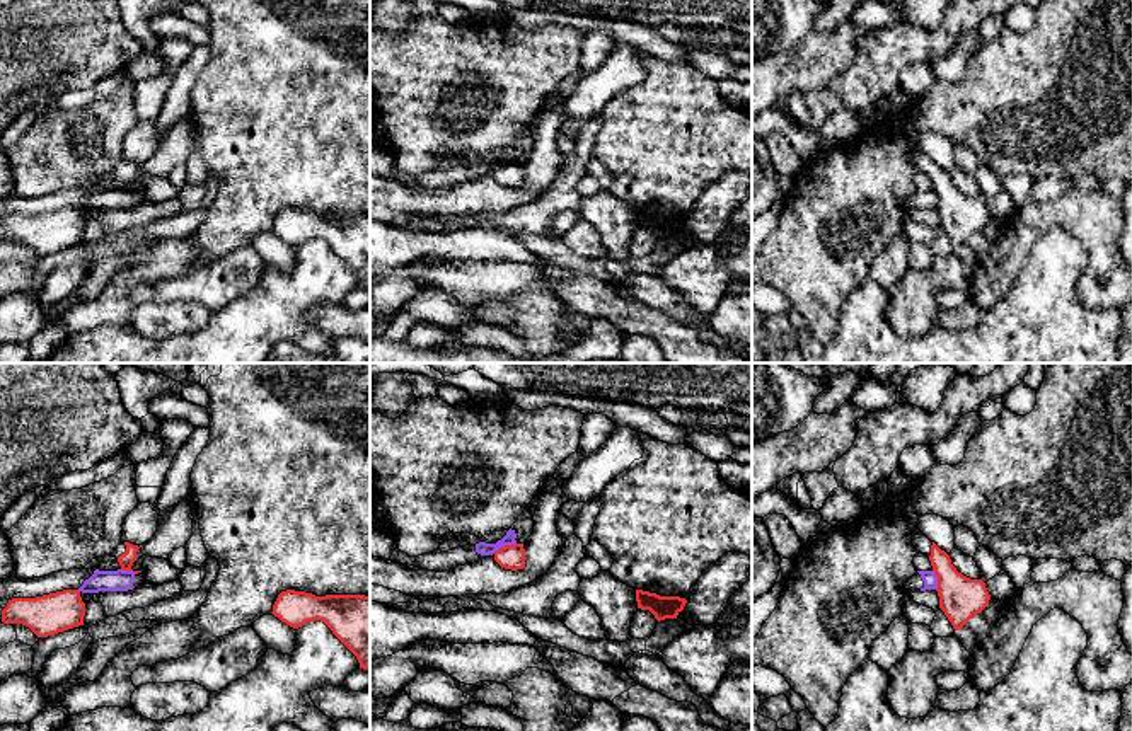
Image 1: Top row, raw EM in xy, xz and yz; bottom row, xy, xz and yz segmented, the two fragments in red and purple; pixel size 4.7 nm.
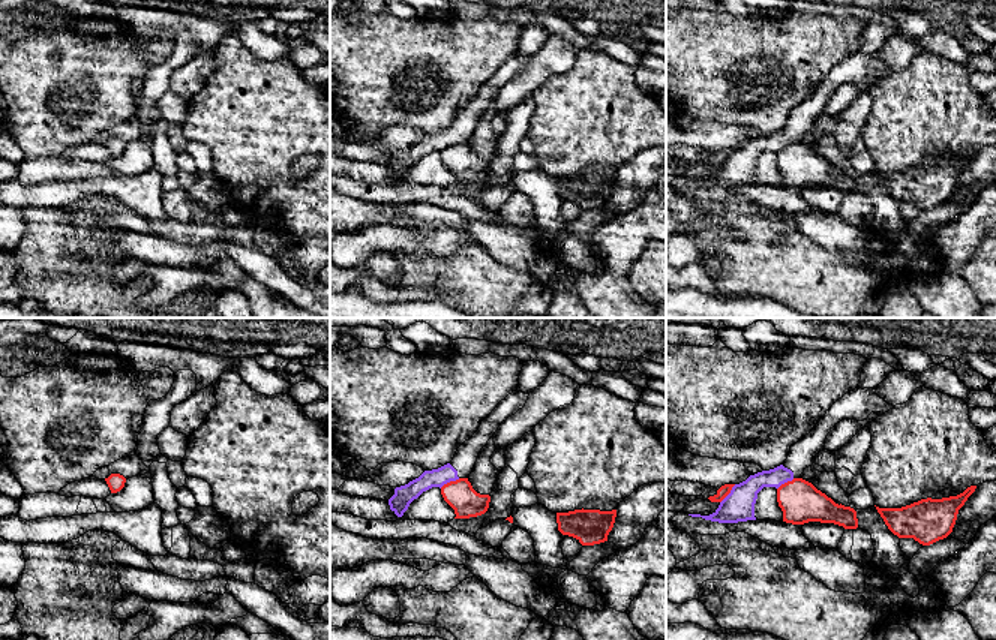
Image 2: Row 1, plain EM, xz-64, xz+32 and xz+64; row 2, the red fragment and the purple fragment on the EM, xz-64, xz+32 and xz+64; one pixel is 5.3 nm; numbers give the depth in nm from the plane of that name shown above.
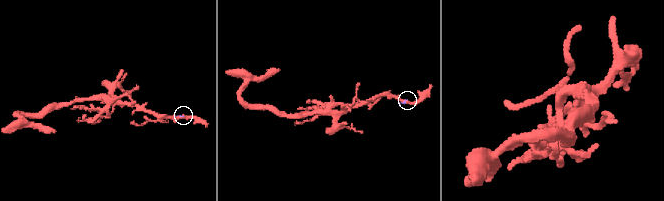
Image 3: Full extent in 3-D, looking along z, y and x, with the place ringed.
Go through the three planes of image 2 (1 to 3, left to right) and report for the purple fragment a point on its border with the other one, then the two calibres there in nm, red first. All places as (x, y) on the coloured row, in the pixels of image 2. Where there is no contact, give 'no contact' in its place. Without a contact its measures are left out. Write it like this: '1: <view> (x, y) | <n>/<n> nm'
1: no contact
2: xz+32 (450, 481) | 160/100 nm
3: xz+64 (729, 492) | 60/170 nm

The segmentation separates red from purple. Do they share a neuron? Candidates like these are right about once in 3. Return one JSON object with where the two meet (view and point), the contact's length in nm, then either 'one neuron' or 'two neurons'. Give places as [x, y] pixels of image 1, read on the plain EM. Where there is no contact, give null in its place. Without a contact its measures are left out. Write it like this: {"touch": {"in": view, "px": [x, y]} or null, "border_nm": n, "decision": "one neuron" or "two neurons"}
{"touch": {"in": "xz", "px": [505, 164]}, "border_nm": 120, "decision": "two neurons"}

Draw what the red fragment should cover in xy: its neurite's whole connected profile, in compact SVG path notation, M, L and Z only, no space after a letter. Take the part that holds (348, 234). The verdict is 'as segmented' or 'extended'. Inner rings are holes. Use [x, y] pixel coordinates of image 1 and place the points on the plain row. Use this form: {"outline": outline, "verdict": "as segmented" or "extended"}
{"outline": "M281 210L273 223L274 235L286 244L321 239L356 274L360 286L370 288L370 215Z", "verdict": "as segmented"}

